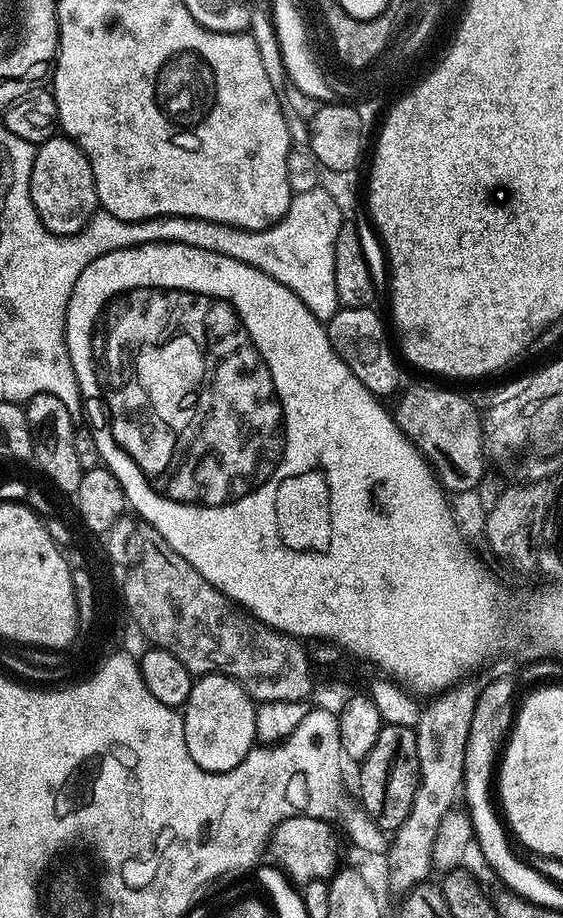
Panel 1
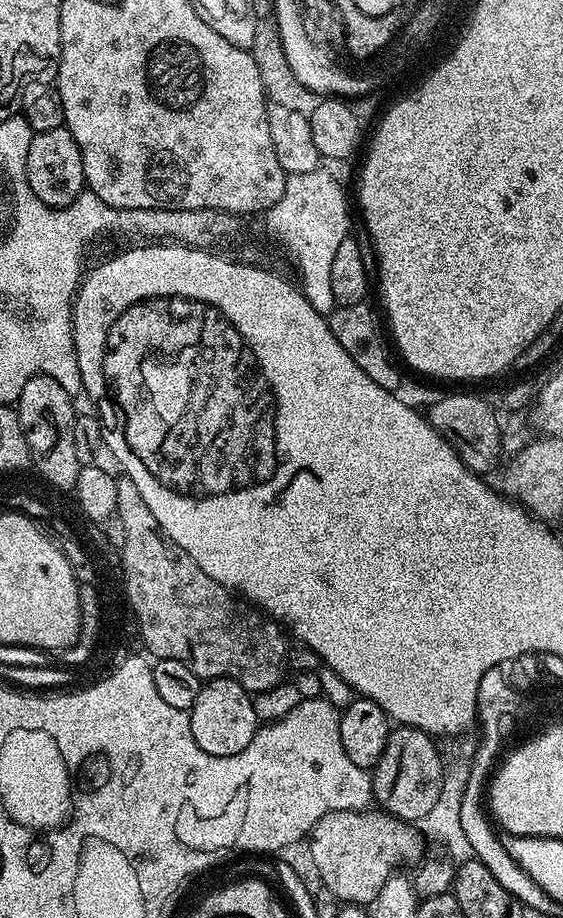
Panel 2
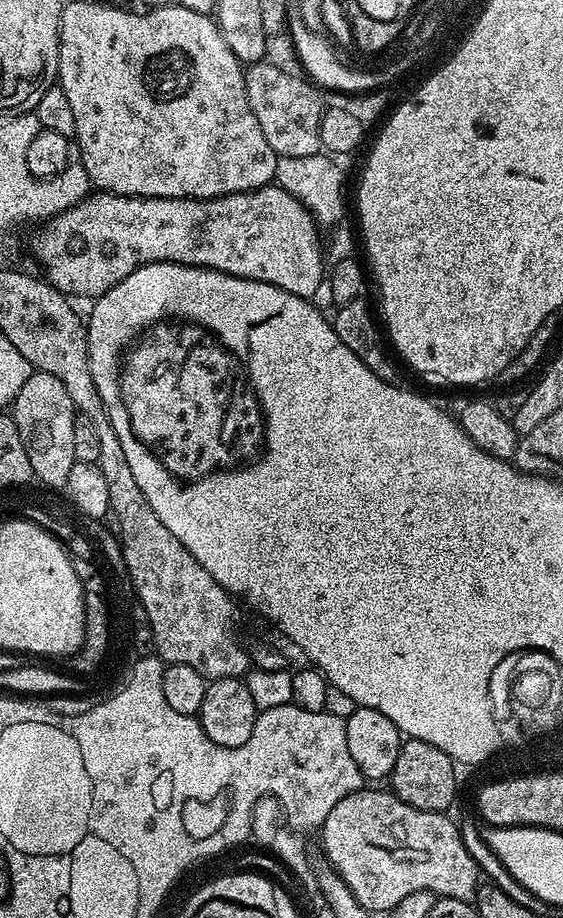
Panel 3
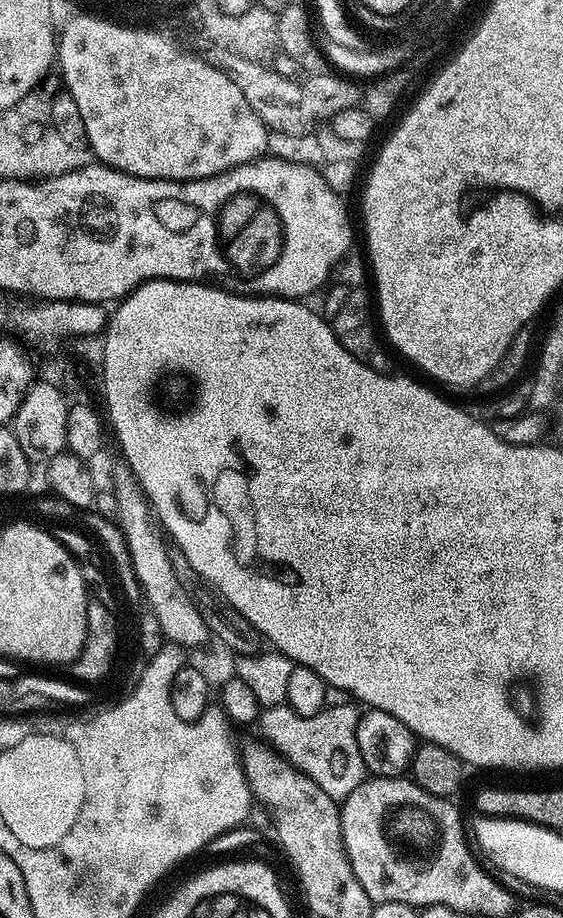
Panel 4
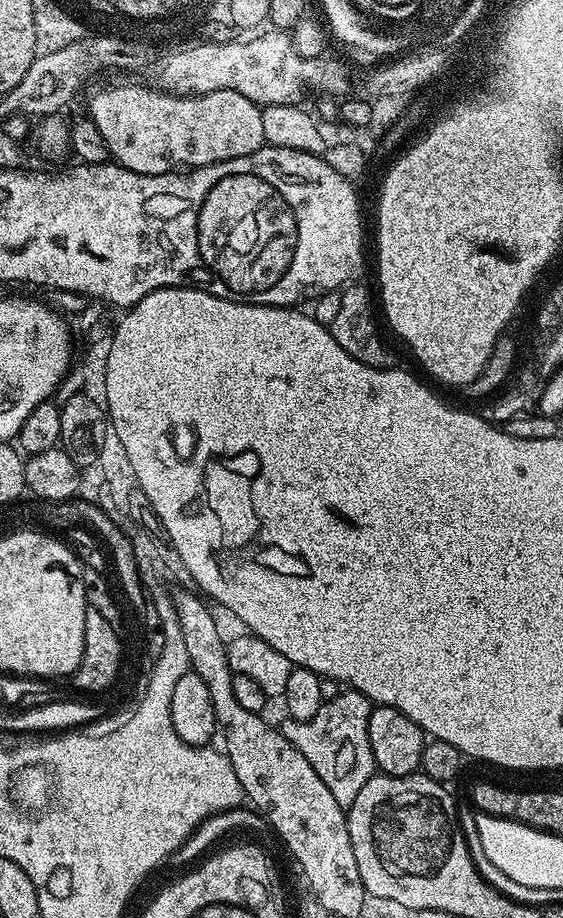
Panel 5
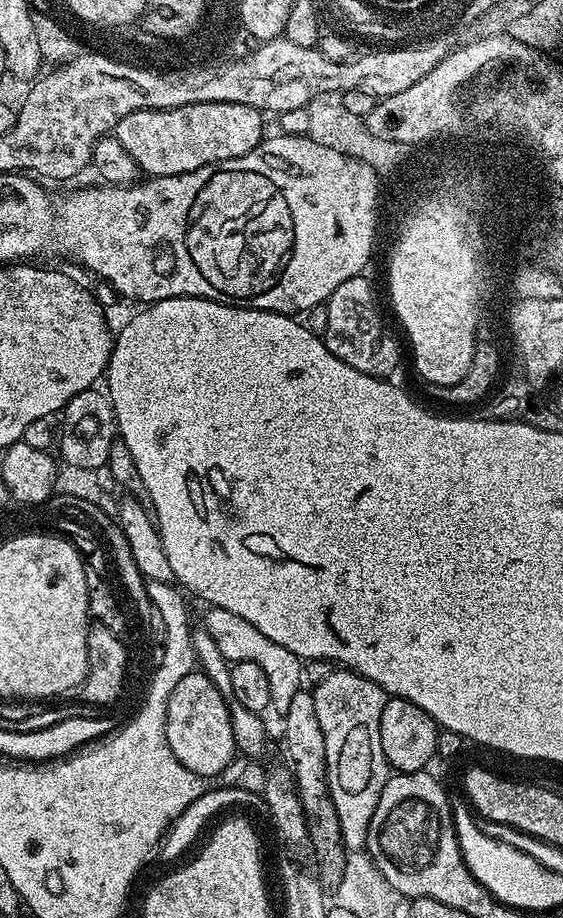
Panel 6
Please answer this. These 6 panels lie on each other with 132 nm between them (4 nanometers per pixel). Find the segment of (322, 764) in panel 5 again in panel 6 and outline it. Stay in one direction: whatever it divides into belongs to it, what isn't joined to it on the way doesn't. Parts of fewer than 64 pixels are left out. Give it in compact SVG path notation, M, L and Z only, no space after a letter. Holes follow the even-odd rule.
M355 670L336 671L340 672L330 673L317 688L311 689L311 693L318 726L322 726L328 793L338 814L340 843L352 852L363 849L368 843L370 818L374 818L374 806L378 806L378 798L390 775L380 737L386 693Z

